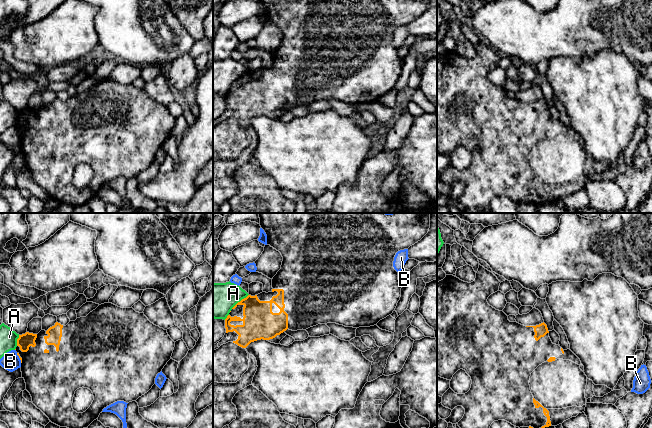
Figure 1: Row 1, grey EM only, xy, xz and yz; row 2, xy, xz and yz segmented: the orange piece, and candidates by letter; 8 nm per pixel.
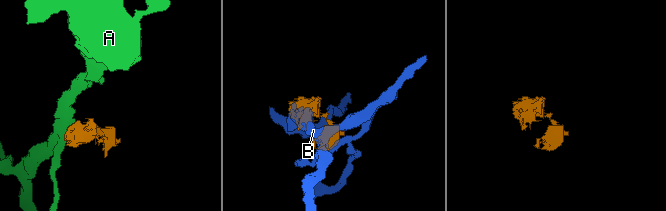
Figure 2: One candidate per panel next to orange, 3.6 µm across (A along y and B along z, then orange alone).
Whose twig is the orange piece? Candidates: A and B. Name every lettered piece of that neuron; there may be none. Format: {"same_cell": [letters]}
{"same_cell": []}

